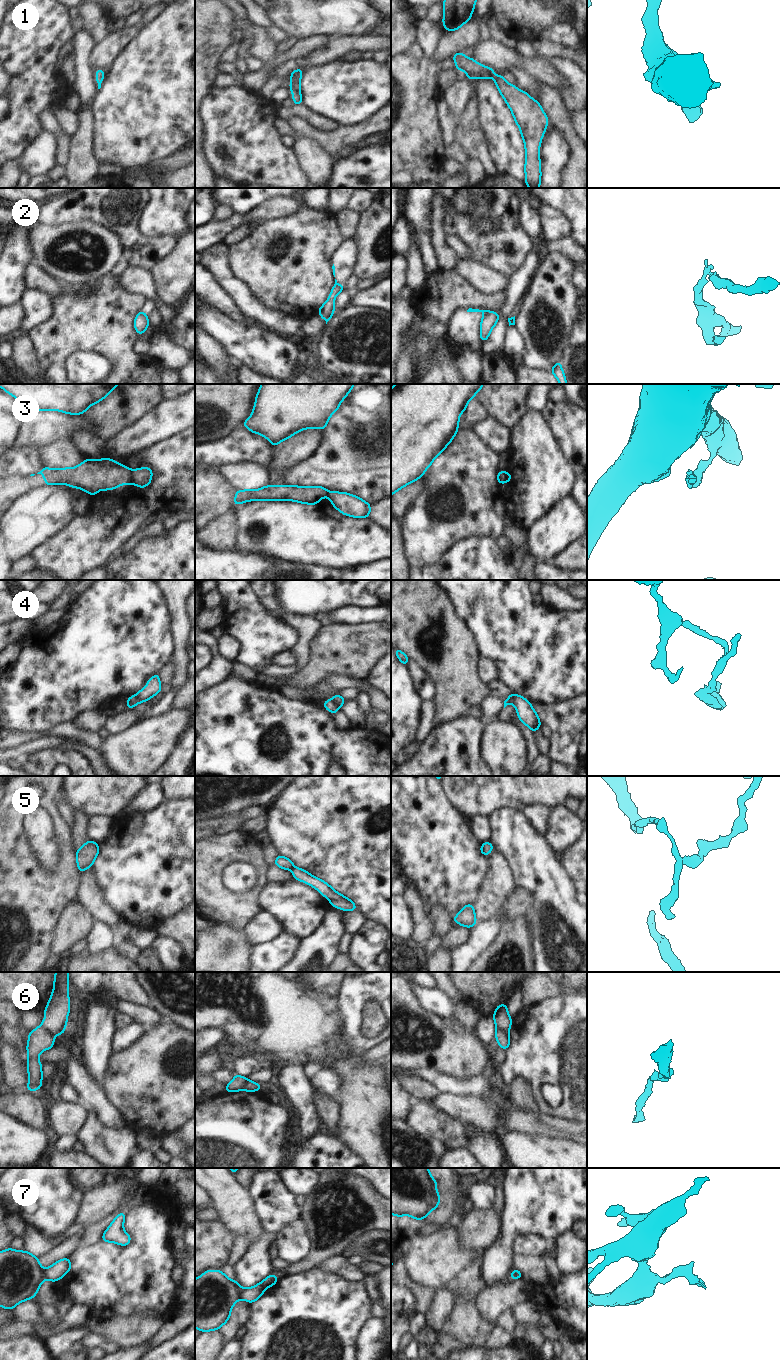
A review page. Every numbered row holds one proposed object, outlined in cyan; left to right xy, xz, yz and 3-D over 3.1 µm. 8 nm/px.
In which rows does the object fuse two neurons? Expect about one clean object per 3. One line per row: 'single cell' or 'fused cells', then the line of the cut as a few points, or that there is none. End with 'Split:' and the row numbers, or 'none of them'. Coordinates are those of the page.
1: single cell; cut none
2: fused cells; cut yz (491, 312), (483, 317)
3: fused cells; cut xy (132, 471), (133, 482)
4: fused cells; cut xz (331, 700), (339, 708)
5: fused cells; cut xz (294, 866), (292, 870)
6: fused cells; cut xy (41, 1025), (53, 1036)
7: fused cells; cut xz (242, 1288), (239, 1298)
Split: 2, 3, 4, 5, 6, 7

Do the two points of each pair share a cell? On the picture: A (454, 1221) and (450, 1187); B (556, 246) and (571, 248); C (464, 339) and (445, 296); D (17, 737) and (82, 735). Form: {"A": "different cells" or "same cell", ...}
{"A": "different cells", "B": "same cell", "C": "different cells", "D": "same cell"}

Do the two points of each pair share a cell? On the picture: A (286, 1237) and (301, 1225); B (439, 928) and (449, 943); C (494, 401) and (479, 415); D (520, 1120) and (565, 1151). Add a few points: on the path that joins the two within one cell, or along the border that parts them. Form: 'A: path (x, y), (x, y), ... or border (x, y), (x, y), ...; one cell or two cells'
A: path (290, 1236), (297, 1229); one cell
B: border (453, 922), (450, 930), (442, 938); two cells
C: border (474, 397), (489, 416); two cells
D: border (517, 1131), (527, 1134), (544, 1134), (557, 1138); two cells

